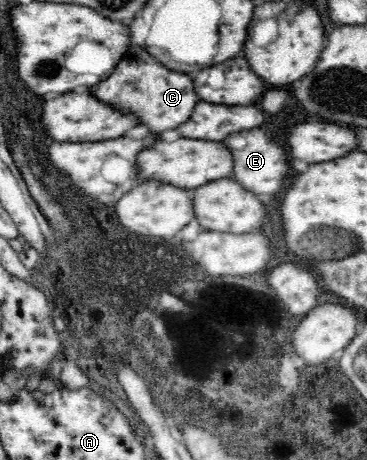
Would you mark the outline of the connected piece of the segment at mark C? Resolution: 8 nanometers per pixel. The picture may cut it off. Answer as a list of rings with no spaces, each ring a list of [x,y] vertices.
[[[133,44],[126,48],[126,53],[116,64],[108,80],[98,82],[92,90],[100,103],[118,108],[120,112],[132,112],[140,124],[145,124],[150,133],[161,134],[166,130],[178,128],[190,120],[192,110],[198,102],[198,96],[192,86],[192,78],[186,73],[170,70],[142,48]]]

